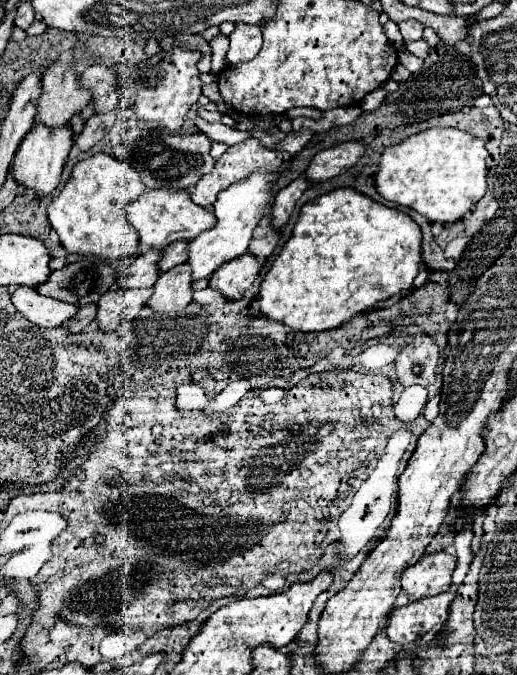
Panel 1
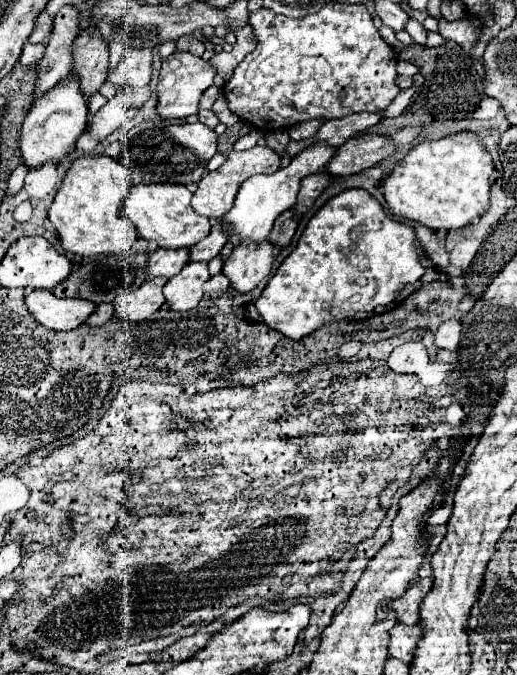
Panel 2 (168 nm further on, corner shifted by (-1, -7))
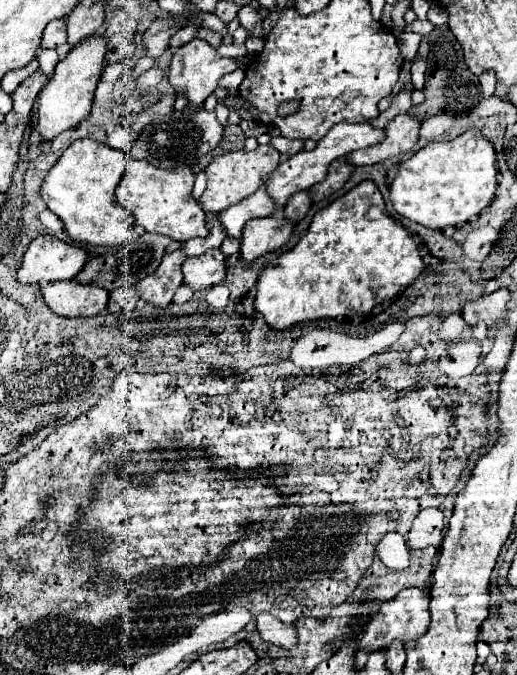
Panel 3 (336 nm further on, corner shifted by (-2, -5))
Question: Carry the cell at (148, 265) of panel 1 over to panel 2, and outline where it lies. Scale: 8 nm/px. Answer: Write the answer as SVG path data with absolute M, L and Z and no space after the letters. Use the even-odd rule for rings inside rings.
M180 247L180 249L156 249L154 253L150 253L150 277L172 277L174 273L178 273L190 259L186 259L186 255L190 253L190 249Z

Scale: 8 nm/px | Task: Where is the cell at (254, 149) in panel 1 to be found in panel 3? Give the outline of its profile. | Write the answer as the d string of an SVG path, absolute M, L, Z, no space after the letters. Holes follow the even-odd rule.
M259 145L255 151L249 151L249 153L247 151L231 151L231 153L217 157L205 169L207 171L207 189L201 195L203 211L219 213L235 203L243 201L245 197L255 193L259 189L259 185L263 185L263 181L267 179L267 173L275 171L279 163L281 163L281 153L273 145Z

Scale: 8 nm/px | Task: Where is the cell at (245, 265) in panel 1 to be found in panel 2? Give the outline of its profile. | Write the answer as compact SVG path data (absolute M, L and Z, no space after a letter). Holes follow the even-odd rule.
M238 243L224 263L222 273L230 279L230 285L240 291L252 291L272 269L274 245L266 243Z

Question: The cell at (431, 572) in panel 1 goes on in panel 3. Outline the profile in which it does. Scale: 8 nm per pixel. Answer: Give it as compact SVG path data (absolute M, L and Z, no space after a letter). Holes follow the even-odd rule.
M403 589L397 597L383 601L379 607L379 613L375 613L369 623L363 629L361 641L359 641L359 649L361 651L375 651L375 649L385 649L391 645L393 639L401 639L401 641L411 641L415 637L421 637L421 633L425 633L427 629L427 621L429 621L429 593L425 593L425 589Z

